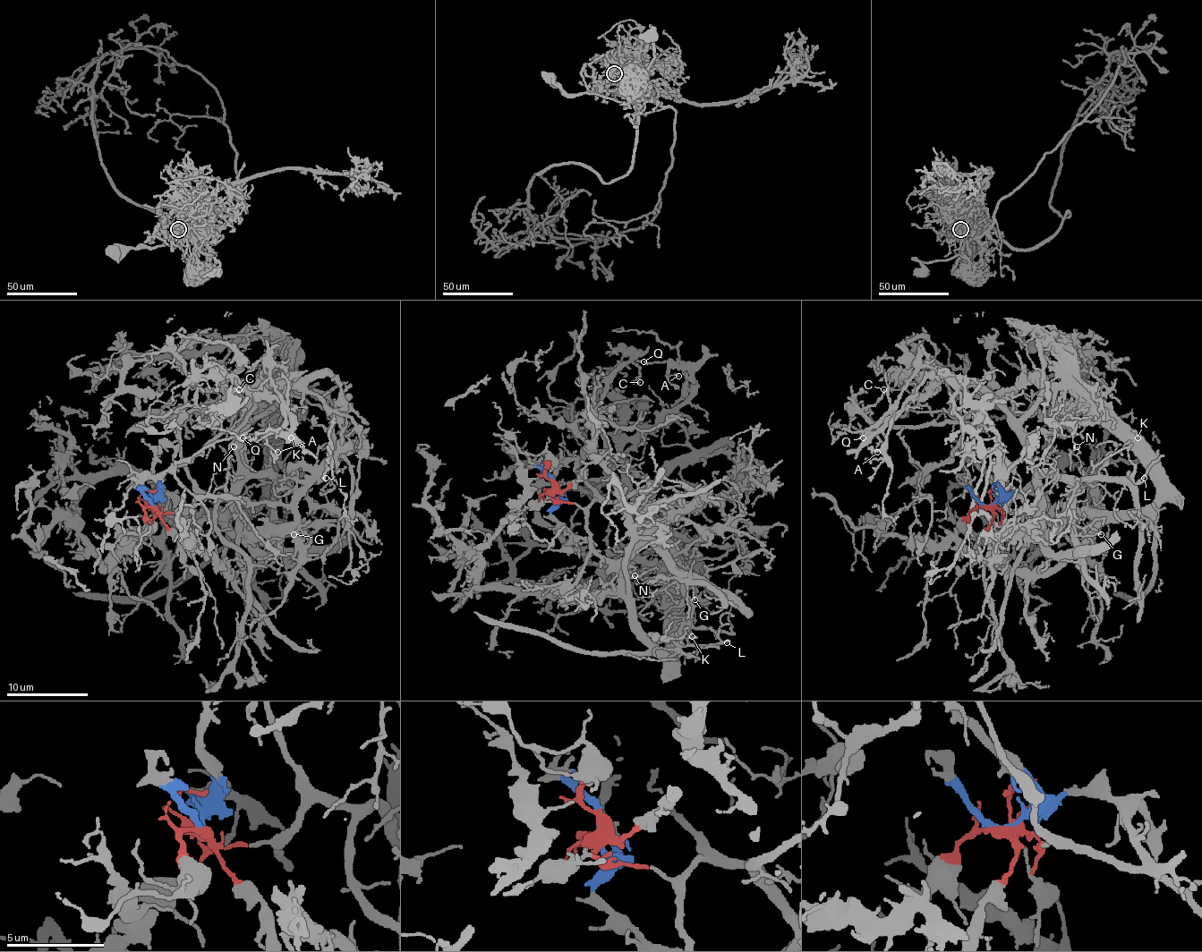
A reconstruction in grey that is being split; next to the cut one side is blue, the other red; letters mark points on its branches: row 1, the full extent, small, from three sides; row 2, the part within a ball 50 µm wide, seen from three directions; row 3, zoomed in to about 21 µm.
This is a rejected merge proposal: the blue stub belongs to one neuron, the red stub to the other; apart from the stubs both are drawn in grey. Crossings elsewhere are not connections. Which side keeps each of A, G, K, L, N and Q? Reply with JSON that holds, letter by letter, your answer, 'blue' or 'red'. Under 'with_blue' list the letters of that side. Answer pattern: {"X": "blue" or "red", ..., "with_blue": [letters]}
{"A": "red", "G": "red", "K": "blue", "L": "red", "N": "red", "Q": "red", "with_blue": ["K"]}

